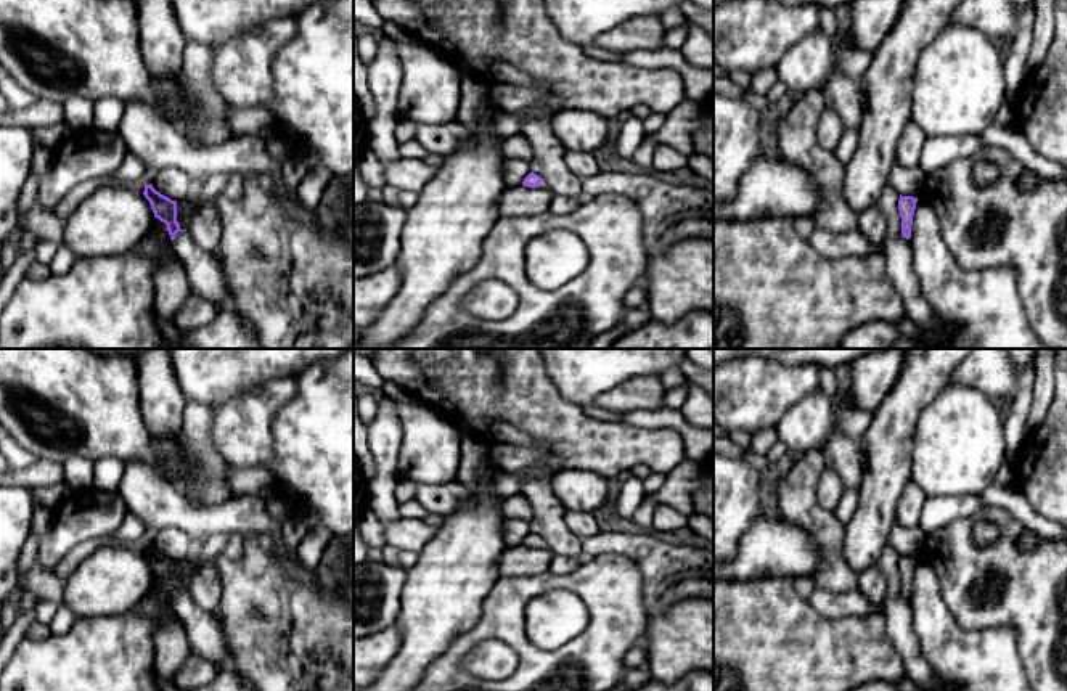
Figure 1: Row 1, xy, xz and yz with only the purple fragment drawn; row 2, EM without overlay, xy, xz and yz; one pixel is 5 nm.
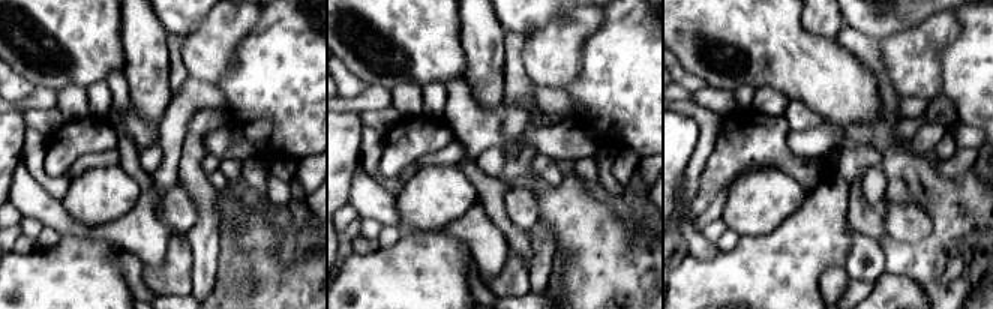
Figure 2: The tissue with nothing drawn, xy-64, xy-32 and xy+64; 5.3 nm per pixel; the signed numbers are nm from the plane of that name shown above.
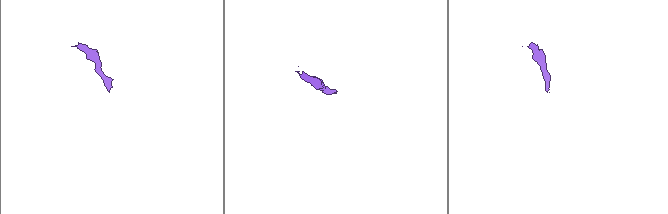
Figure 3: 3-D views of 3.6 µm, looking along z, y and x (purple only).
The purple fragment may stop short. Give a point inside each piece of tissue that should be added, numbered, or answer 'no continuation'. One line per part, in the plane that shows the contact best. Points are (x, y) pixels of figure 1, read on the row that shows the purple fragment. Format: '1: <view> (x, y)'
1: xy (204, 273)

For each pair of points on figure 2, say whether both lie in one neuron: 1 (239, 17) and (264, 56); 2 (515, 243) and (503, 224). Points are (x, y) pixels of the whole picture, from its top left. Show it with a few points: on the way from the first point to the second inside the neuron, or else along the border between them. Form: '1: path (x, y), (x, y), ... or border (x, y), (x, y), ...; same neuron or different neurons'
1: border (261, 15), (237, 45), (233, 63); different neurons
2: path (515, 239), (507, 228); same neuron

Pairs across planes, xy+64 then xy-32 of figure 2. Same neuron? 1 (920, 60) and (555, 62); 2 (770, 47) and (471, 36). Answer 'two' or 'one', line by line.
1: one
2: two

